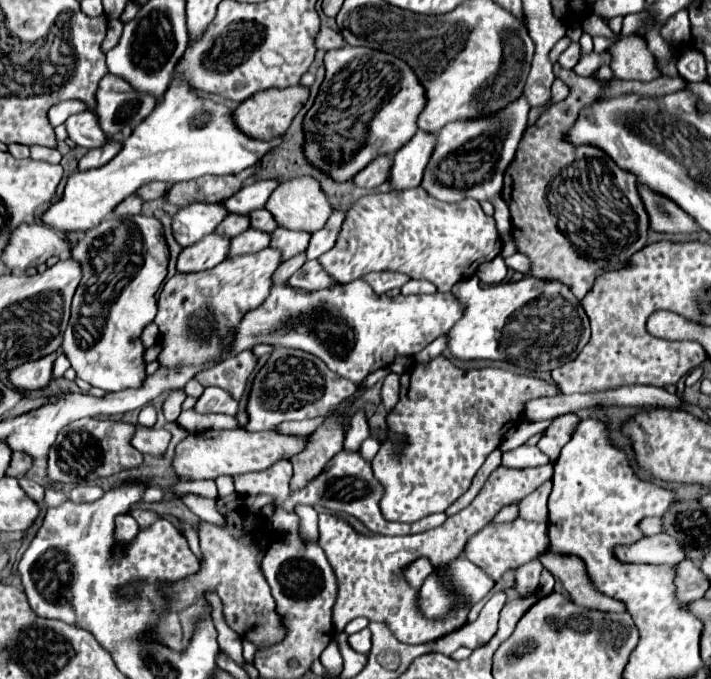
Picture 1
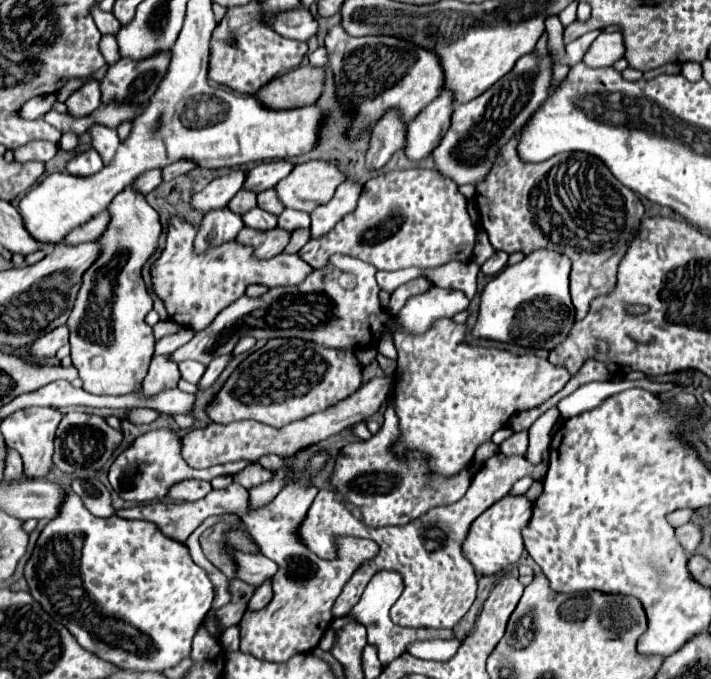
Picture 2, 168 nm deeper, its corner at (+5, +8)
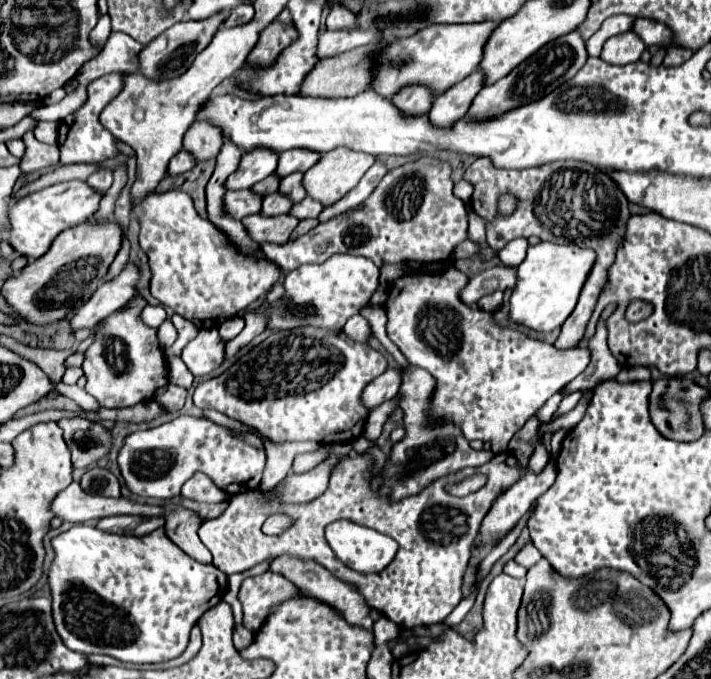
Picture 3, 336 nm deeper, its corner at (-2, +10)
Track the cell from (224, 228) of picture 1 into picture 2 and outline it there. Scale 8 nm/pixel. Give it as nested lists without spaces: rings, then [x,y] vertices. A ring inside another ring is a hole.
[[[239,191],[231,201],[229,201],[229,209],[235,211],[237,215],[245,215],[247,211],[251,211],[253,207],[257,207],[257,195],[249,193],[249,191]]]

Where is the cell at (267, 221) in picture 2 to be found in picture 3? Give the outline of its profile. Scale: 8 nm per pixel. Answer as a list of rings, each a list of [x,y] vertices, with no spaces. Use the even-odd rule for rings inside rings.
[[[270,193],[264,197],[264,205],[262,205],[262,211],[264,215],[282,215],[282,213],[288,213],[292,209],[292,199],[282,195],[282,193]]]

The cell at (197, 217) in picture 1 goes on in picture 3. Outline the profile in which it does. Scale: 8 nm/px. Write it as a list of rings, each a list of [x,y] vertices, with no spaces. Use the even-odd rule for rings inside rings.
[[[252,149],[242,155],[238,169],[228,177],[226,189],[250,189],[254,183],[272,175],[278,167],[278,155],[272,149]]]

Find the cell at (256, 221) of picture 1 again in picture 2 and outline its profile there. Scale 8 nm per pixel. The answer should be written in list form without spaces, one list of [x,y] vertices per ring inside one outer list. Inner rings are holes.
[[[273,189],[263,191],[261,195],[257,195],[257,205],[259,205],[263,211],[269,211],[269,213],[273,213],[273,215],[281,215],[281,211],[285,209],[285,207],[281,205],[281,201],[277,199],[277,195],[275,195]]]

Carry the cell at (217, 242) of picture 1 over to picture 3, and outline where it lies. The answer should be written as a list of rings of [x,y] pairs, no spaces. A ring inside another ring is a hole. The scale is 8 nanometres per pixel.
[[[252,189],[228,191],[224,195],[224,209],[228,211],[230,217],[244,219],[246,215],[260,213],[260,209],[262,209],[262,195],[254,193]]]

